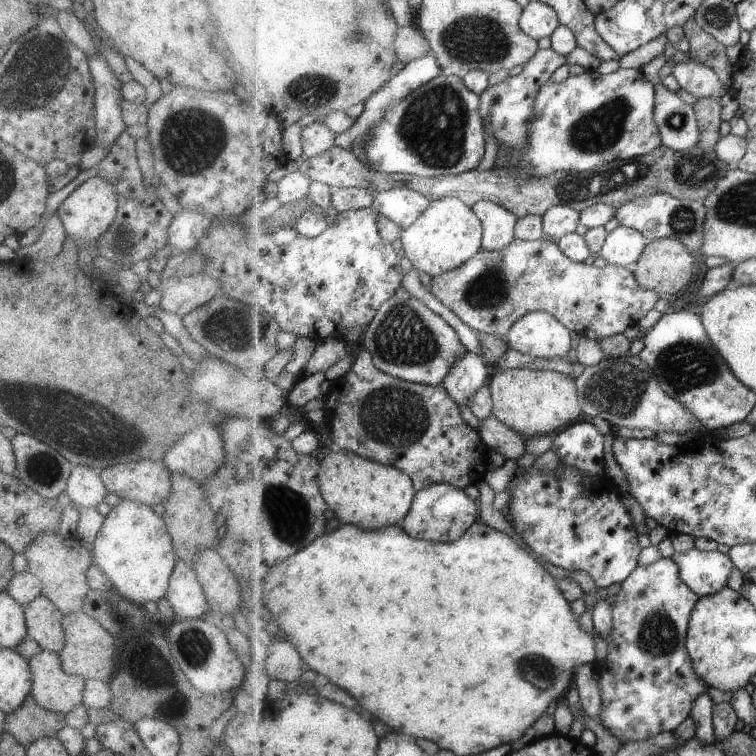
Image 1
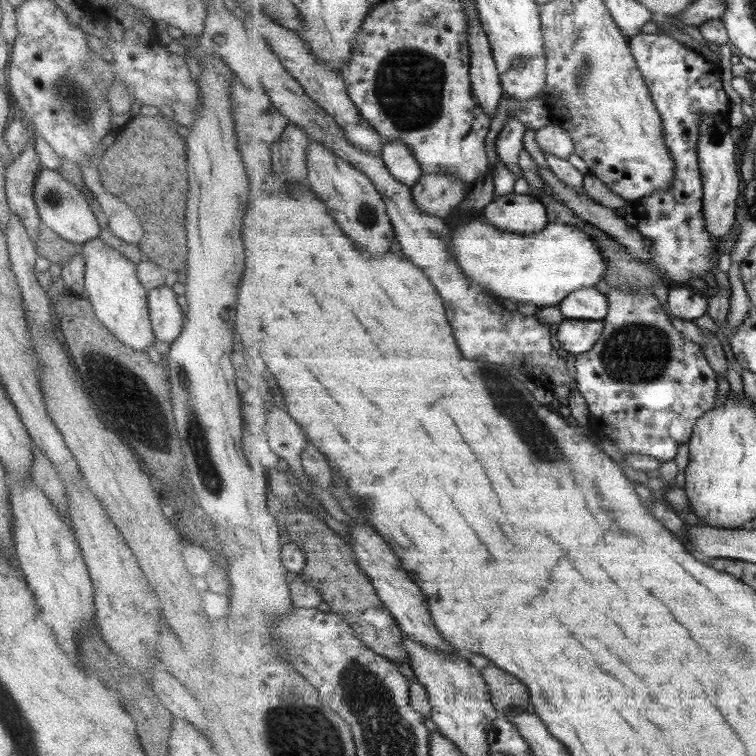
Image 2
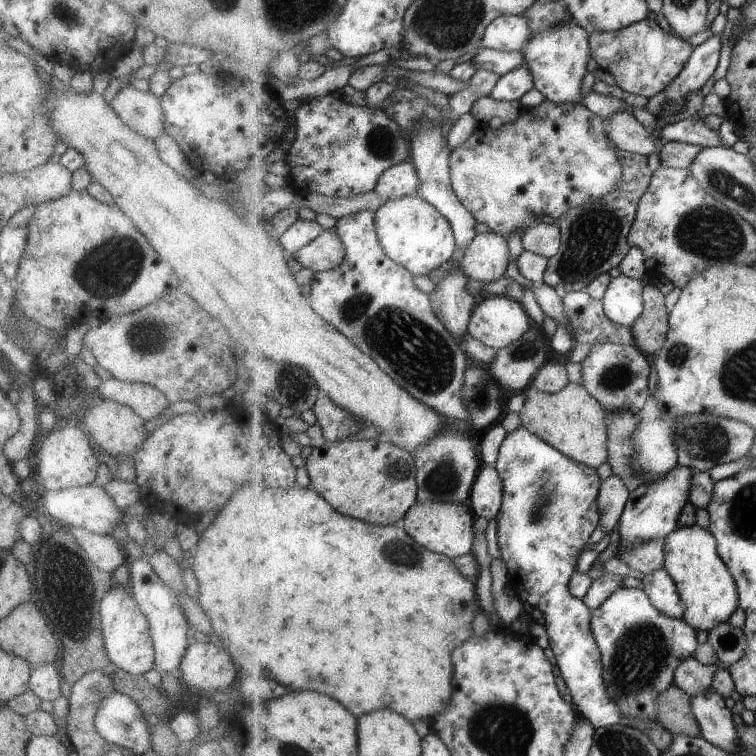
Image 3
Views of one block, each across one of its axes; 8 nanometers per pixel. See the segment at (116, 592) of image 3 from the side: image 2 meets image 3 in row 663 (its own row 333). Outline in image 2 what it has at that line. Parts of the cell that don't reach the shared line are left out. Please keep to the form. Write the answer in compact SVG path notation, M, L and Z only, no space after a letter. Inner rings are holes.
M99 237L81 244L79 255L83 257L84 291L96 320L108 332L131 351L145 352L155 343L150 326L146 290L137 280L136 264L122 253L105 244Z

